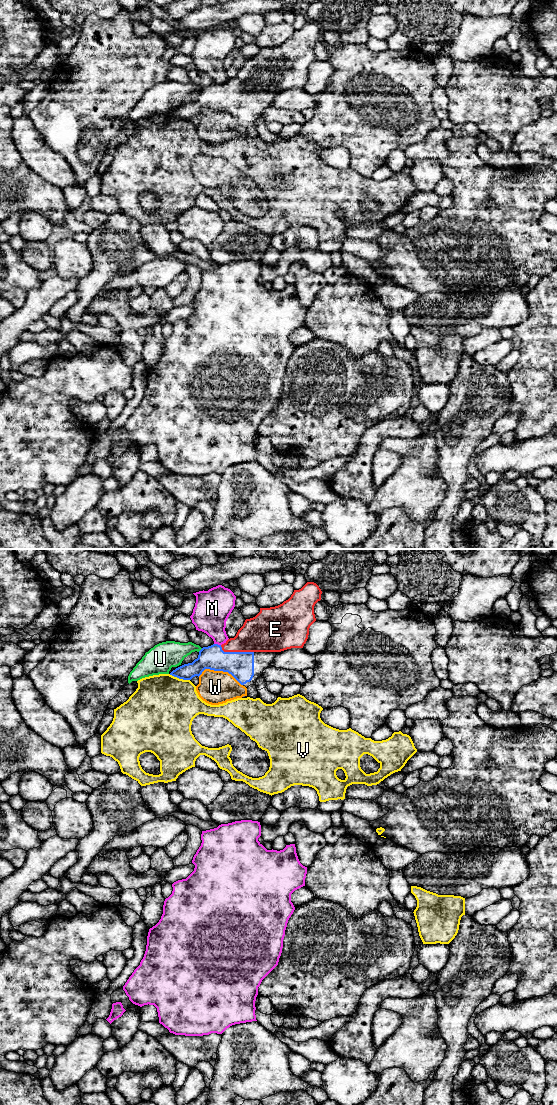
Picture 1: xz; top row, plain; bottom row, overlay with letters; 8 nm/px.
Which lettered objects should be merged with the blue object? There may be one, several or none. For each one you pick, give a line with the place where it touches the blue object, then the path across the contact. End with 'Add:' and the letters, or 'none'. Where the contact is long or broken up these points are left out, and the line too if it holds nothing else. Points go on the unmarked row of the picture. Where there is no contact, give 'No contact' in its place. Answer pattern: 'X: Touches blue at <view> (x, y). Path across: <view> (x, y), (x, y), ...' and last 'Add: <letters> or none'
E: Touches blue at xz (236, 92). Path across: xz (240, 105), (236, 92), (251, 77), (258, 74)
Add: E

